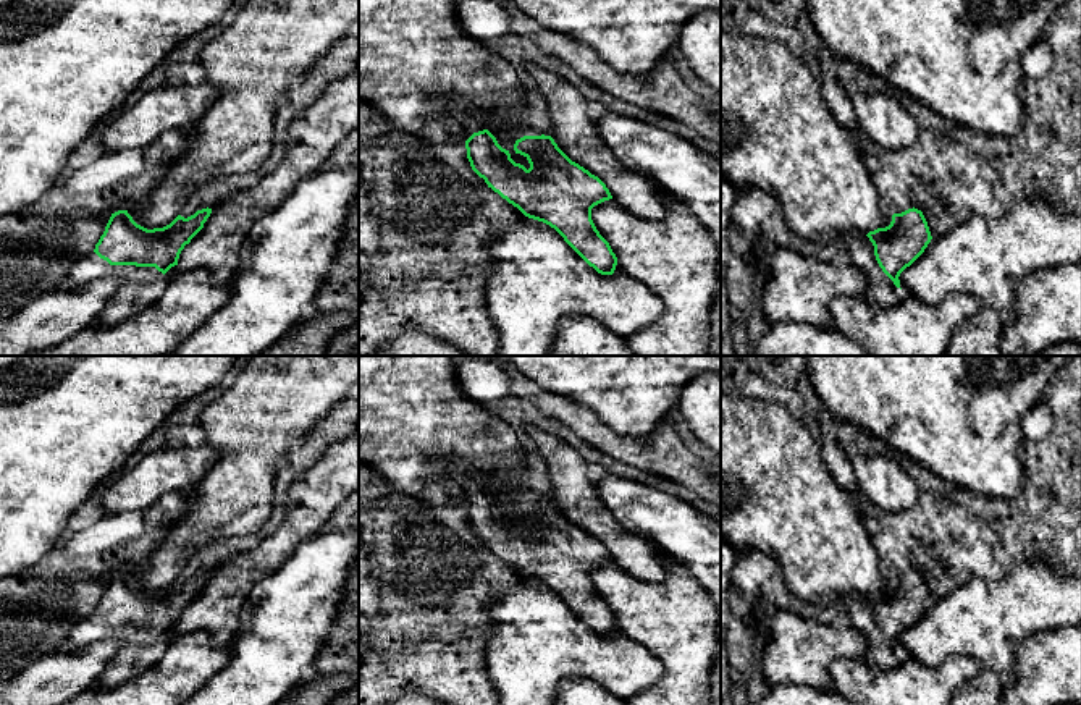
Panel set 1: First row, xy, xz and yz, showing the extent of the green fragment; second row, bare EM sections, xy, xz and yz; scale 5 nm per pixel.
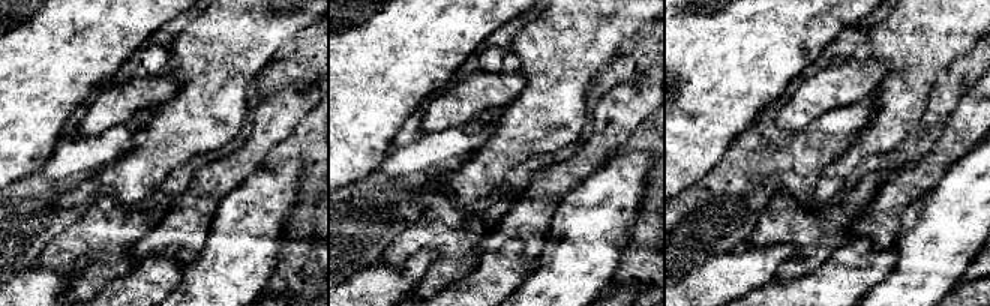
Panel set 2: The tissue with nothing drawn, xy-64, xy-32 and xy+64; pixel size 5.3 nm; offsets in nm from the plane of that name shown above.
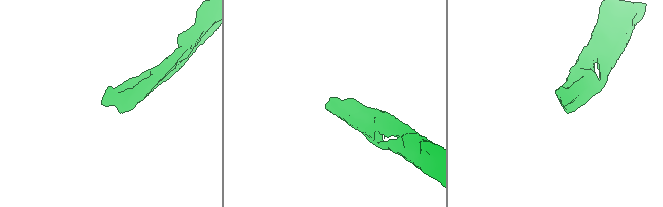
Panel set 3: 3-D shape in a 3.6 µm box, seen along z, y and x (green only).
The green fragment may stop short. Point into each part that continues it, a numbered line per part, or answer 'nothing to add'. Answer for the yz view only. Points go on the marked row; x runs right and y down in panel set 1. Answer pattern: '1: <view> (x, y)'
1: yz (881, 291)

